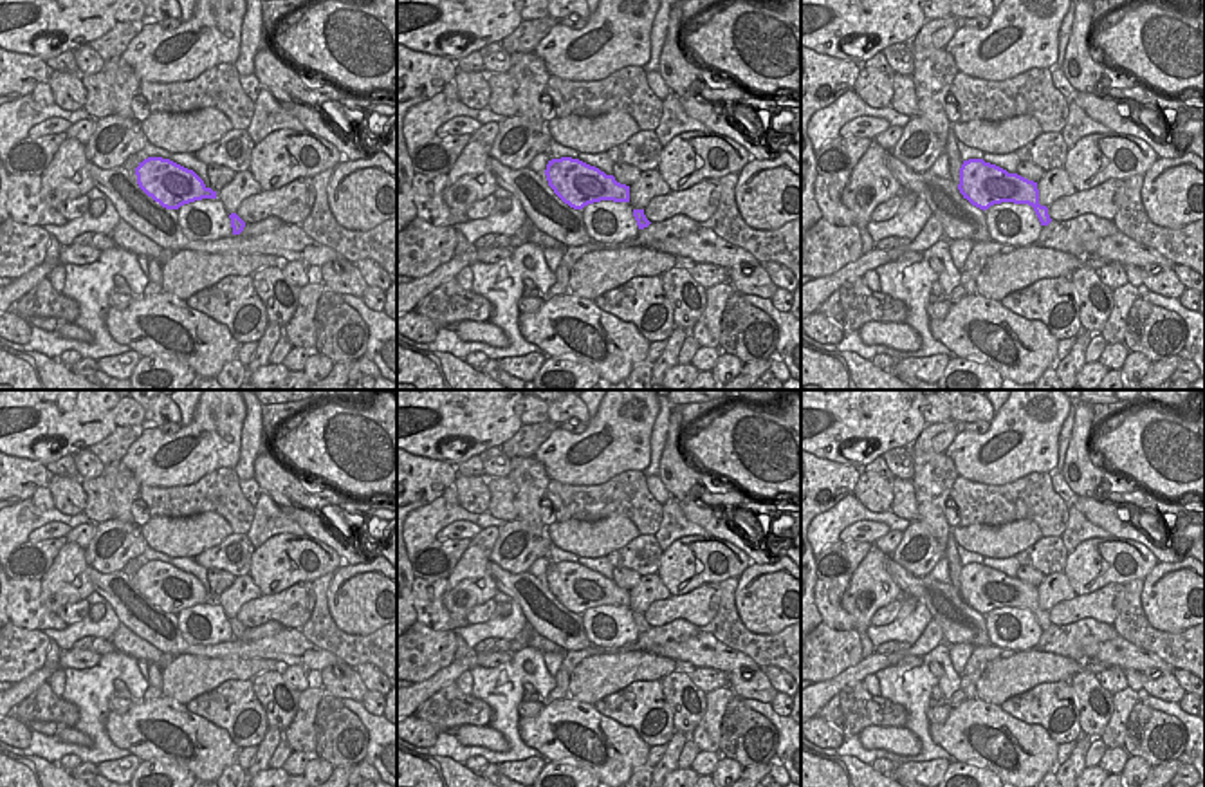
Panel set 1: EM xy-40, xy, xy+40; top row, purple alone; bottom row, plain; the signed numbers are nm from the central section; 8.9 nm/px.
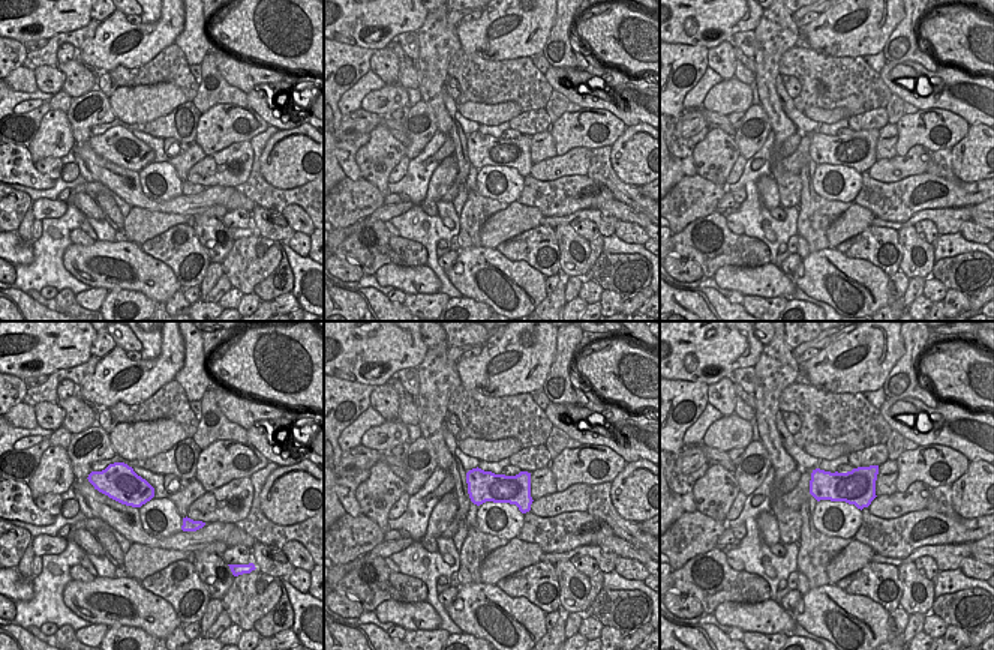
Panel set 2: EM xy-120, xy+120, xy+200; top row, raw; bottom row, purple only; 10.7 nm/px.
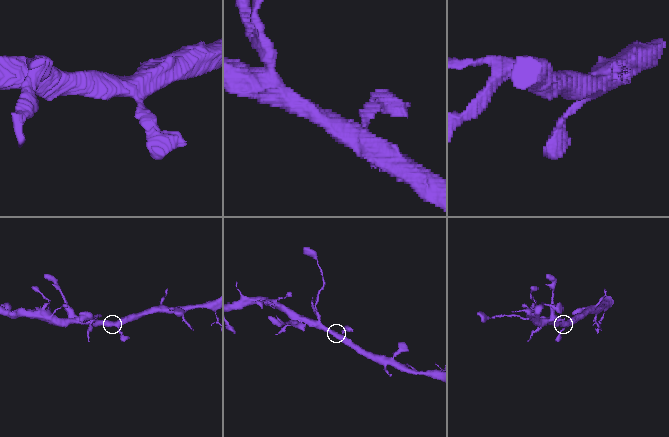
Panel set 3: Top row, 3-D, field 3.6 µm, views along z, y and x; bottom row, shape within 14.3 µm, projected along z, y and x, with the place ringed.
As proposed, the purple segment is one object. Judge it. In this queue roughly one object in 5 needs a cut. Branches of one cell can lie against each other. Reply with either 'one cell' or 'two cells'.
one cell

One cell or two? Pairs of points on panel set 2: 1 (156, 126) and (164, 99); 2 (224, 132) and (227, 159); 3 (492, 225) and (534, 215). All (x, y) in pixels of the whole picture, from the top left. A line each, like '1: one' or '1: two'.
1: two
2: two
3: one

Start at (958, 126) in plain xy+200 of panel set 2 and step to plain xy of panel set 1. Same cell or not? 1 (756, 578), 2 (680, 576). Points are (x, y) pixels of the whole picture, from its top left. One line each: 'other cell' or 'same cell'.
1: other cell
2: same cell

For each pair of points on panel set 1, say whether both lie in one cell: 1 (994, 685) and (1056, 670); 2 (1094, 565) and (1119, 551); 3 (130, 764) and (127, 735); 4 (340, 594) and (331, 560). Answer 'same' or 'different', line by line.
1: same
2: same
3: different
4: different

